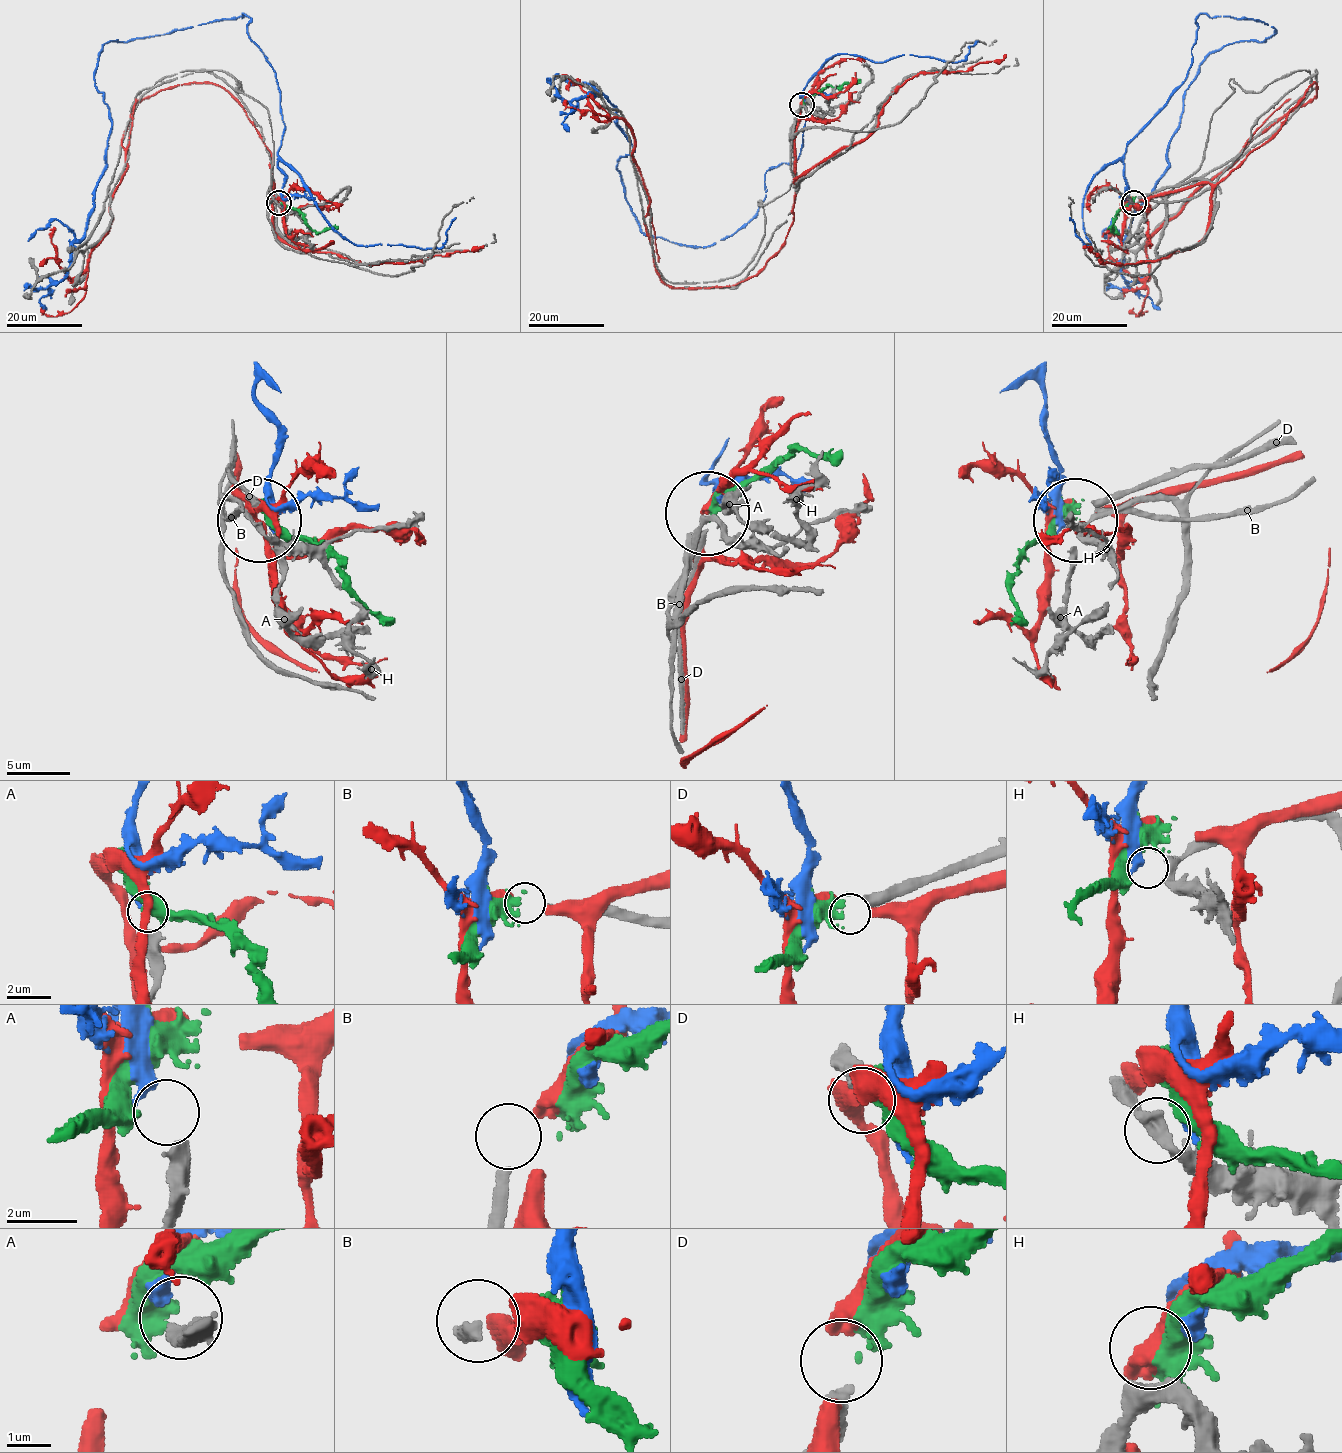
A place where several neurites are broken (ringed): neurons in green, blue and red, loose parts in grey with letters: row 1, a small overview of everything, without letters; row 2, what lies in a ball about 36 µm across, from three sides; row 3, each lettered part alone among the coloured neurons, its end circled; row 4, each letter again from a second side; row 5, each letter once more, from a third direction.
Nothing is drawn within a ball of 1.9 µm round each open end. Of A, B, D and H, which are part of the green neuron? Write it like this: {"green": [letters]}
{"green": ["D"]}

